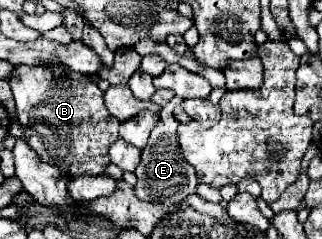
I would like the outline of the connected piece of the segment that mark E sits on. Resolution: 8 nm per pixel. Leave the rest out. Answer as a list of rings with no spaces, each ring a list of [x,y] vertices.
[[[174,96],[160,111],[160,119],[156,123],[156,127],[150,133],[148,145],[142,149],[142,161],[136,167],[136,195],[144,201],[158,201],[158,197],[162,195],[162,203],[166,205],[176,205],[186,201],[188,195],[196,193],[198,187],[198,175],[194,171],[194,167],[190,167],[190,163],[186,163],[186,159],[182,159],[182,149],[178,147],[178,121],[174,119],[173,111],[177,104],[181,104],[182,98]]]

